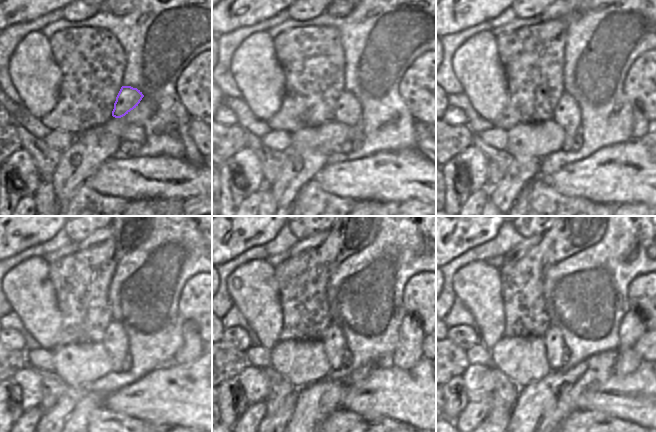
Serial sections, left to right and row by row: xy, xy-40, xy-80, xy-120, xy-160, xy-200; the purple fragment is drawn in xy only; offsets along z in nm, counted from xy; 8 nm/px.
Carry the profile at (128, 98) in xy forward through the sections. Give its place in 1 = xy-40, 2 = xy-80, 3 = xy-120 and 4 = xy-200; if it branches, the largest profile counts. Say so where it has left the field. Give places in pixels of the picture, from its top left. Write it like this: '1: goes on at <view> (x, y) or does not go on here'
1: goes on at xy-40 (348, 111)
2: goes on at xy-80 (567, 111)
3: goes on at xy-120 (115, 336)
4: goes on at xy-200 (553, 339)

